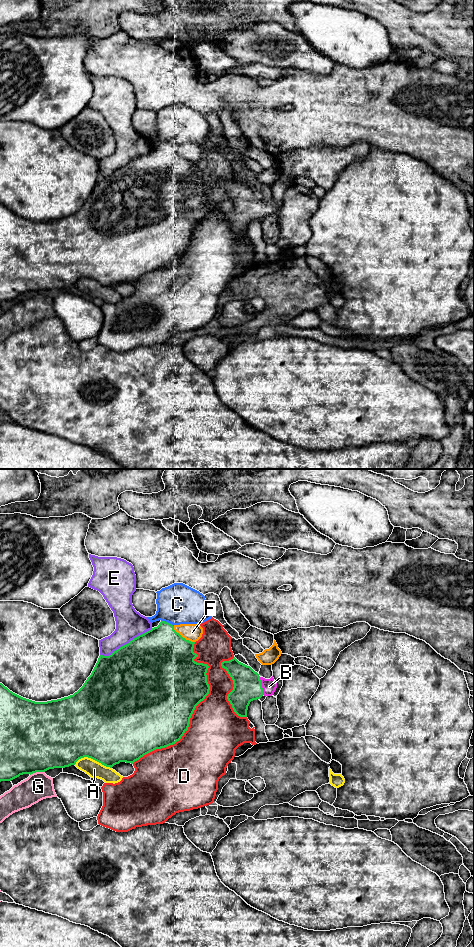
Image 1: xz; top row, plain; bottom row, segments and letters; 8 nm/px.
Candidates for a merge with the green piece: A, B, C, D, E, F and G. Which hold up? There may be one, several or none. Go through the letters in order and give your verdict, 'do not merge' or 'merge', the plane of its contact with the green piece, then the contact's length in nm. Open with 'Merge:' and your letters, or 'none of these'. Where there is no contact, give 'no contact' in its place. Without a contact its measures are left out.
Merge: B
A: do not merge; meets green in xz; contact 300 nm long
B: merge; meets green in xz; contact 150 nm long
C: do not merge; meets green in xz; contact 120 nm long
D: do not merge; meets green in xz; contact 1100 nm long
E: do not merge; meets green in xz; contact 480 nm long
F: do not merge; meets green in xz; contact 220 nm long
G: do not merge; meets green in xz; contact 120 nm long

